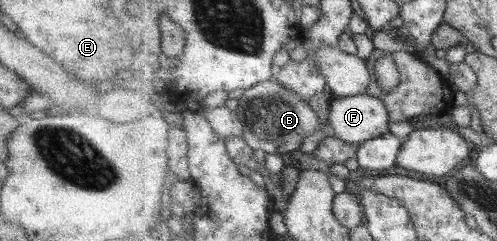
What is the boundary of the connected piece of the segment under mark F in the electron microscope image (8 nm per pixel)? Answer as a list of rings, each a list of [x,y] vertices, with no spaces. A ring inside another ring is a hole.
[[[365,93],[356,96],[340,97],[340,99],[333,101],[329,105],[327,111],[327,123],[322,126],[322,135],[336,137],[352,144],[361,144],[371,138],[389,133],[389,112],[387,105],[380,96],[374,97]]]

